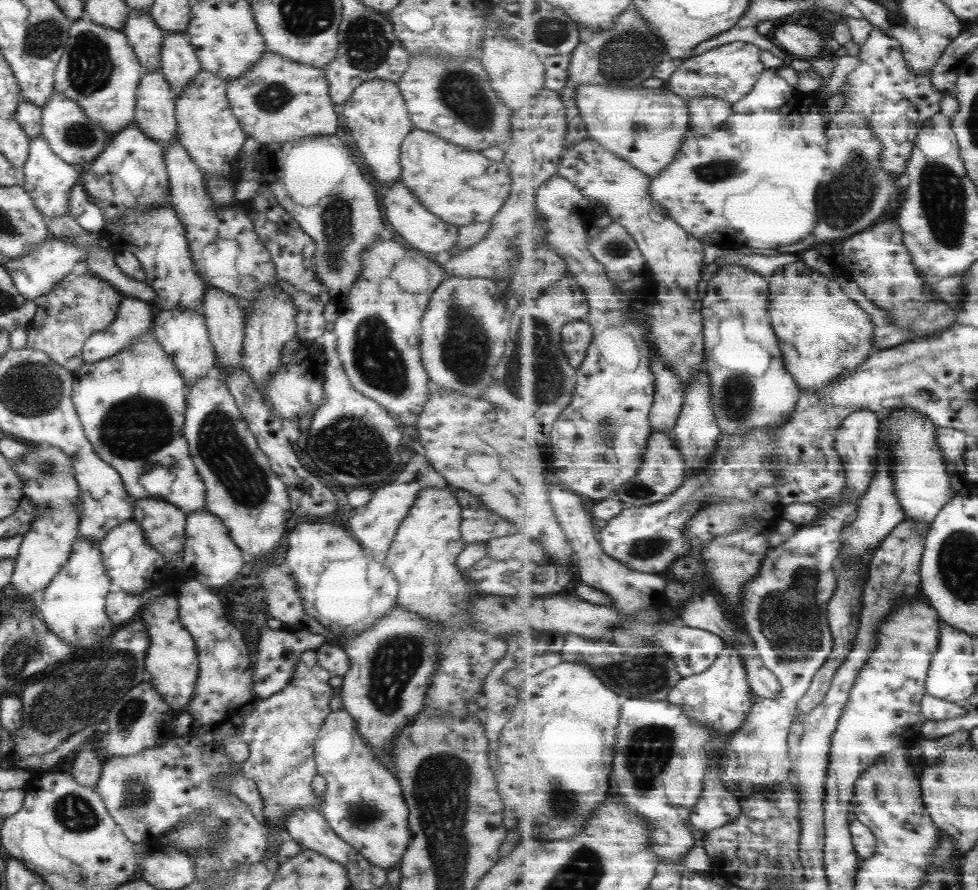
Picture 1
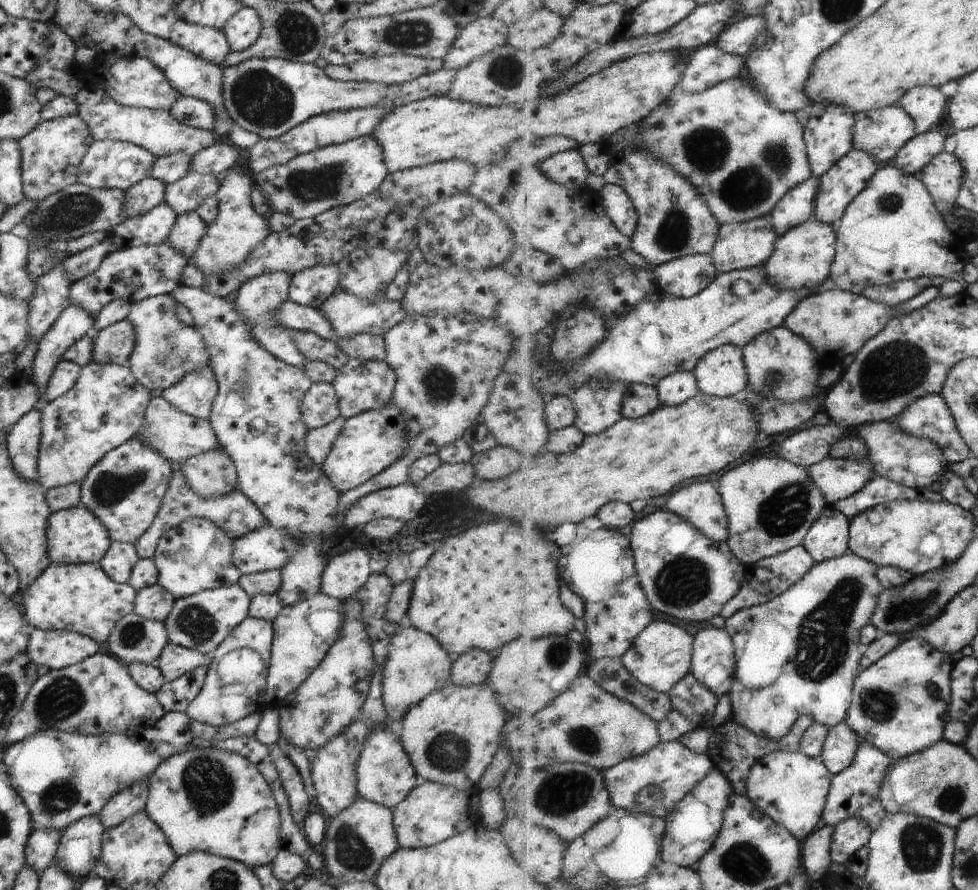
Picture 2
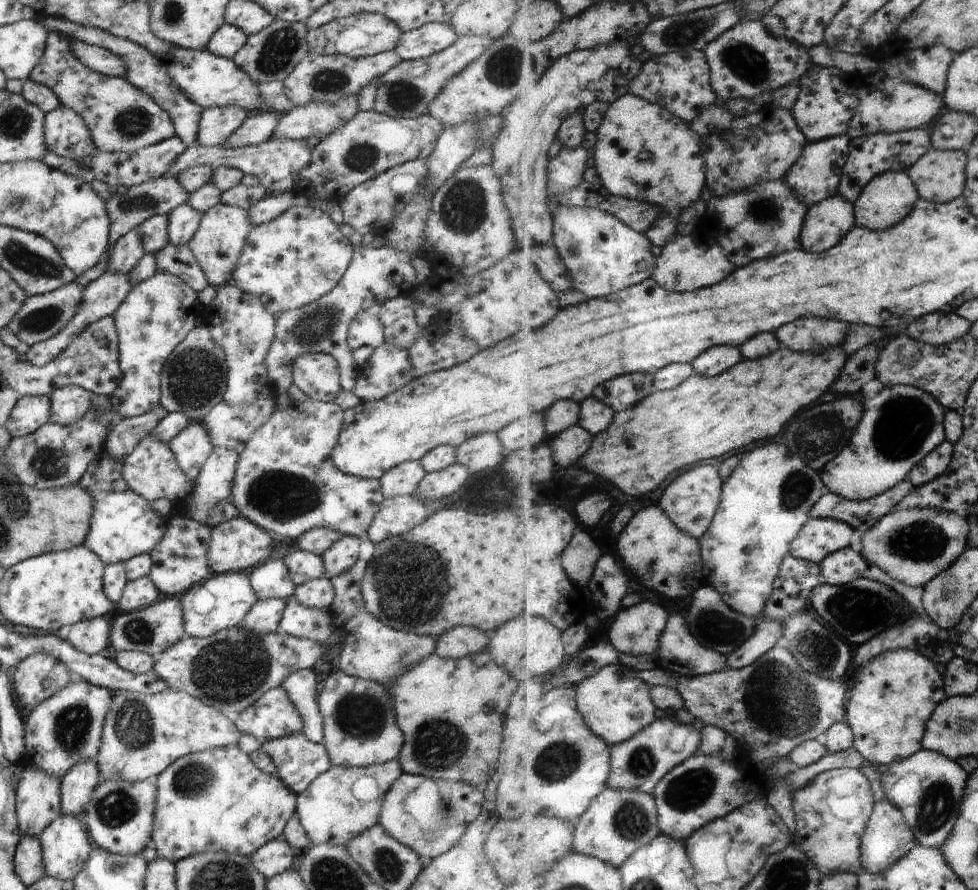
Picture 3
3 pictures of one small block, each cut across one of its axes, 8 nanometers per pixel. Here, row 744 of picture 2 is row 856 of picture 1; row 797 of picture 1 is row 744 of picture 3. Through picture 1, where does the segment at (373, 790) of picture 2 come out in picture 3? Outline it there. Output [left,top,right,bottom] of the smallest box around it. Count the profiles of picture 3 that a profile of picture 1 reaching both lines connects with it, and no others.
[316,671,403,767]

